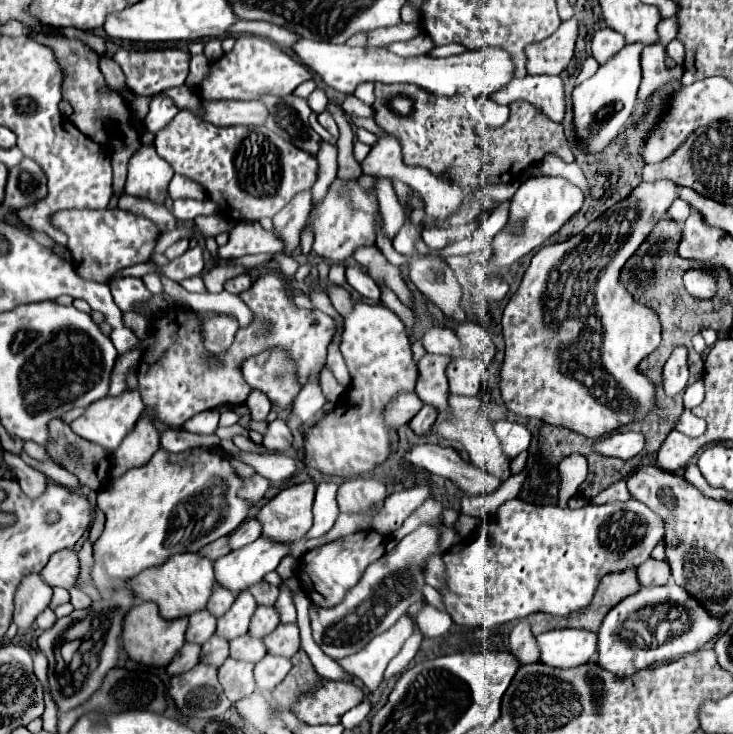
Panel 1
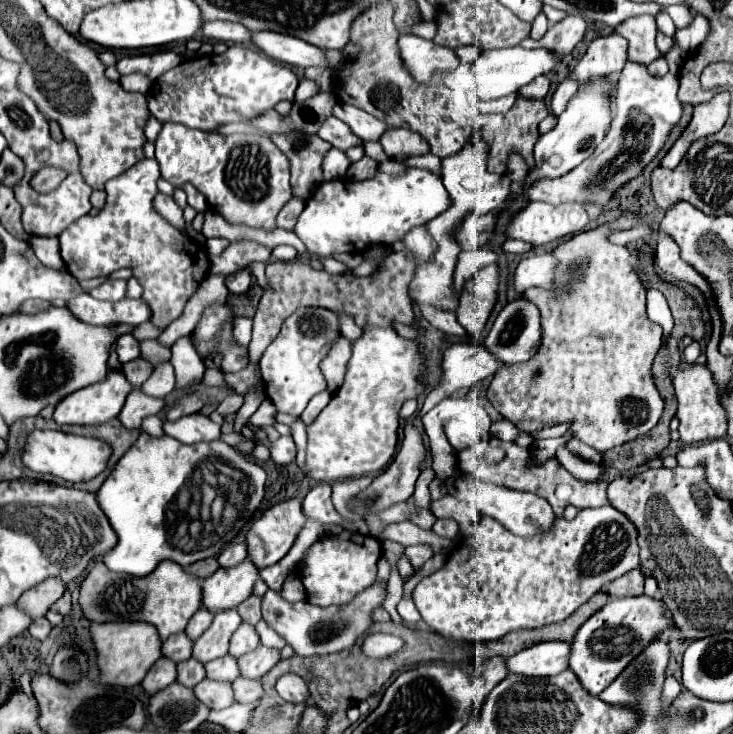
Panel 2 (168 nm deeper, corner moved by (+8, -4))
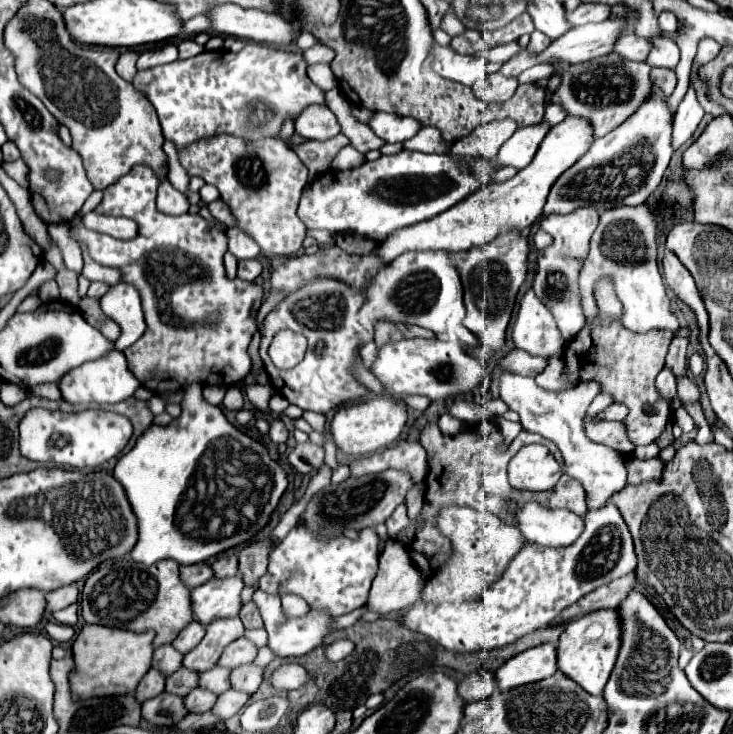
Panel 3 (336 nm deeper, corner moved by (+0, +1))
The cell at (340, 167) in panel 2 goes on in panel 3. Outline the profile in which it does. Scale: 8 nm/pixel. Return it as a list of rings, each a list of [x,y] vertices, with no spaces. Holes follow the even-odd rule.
[[[346,145],[346,147],[334,157],[332,167],[334,167],[334,169],[354,169],[354,167],[362,165],[364,161],[366,161],[366,159],[364,159],[364,155],[362,155],[360,151],[356,151],[354,147]]]

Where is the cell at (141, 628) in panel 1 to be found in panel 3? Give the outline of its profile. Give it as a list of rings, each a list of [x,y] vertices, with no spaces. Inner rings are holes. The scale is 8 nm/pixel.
[[[84,625],[74,641],[76,669],[72,675],[74,699],[88,699],[90,695],[124,695],[134,693],[140,679],[152,667],[154,631],[134,633],[126,629]]]

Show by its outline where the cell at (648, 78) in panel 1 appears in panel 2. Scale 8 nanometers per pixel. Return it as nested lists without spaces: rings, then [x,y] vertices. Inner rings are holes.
[[[628,62],[620,74],[616,84],[616,114],[606,132],[602,144],[594,150],[590,158],[586,158],[578,168],[568,174],[538,182],[530,192],[530,200],[542,200],[548,204],[600,204],[606,206],[612,196],[630,180],[642,174],[642,170],[656,158],[668,140],[670,132],[678,124],[682,116],[682,104],[678,100],[679,78],[674,74],[666,74],[662,78],[654,78],[646,72],[646,66]]]

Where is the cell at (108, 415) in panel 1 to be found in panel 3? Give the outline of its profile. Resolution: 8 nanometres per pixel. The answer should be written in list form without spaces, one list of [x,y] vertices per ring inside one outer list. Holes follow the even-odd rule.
[[[114,351],[106,355],[106,359],[96,359],[90,363],[84,363],[82,367],[76,367],[70,371],[70,375],[62,377],[62,383],[58,385],[62,391],[62,399],[68,403],[120,403],[134,395],[134,391],[140,387],[140,381],[134,379],[132,371],[128,369],[126,357],[122,351]]]

